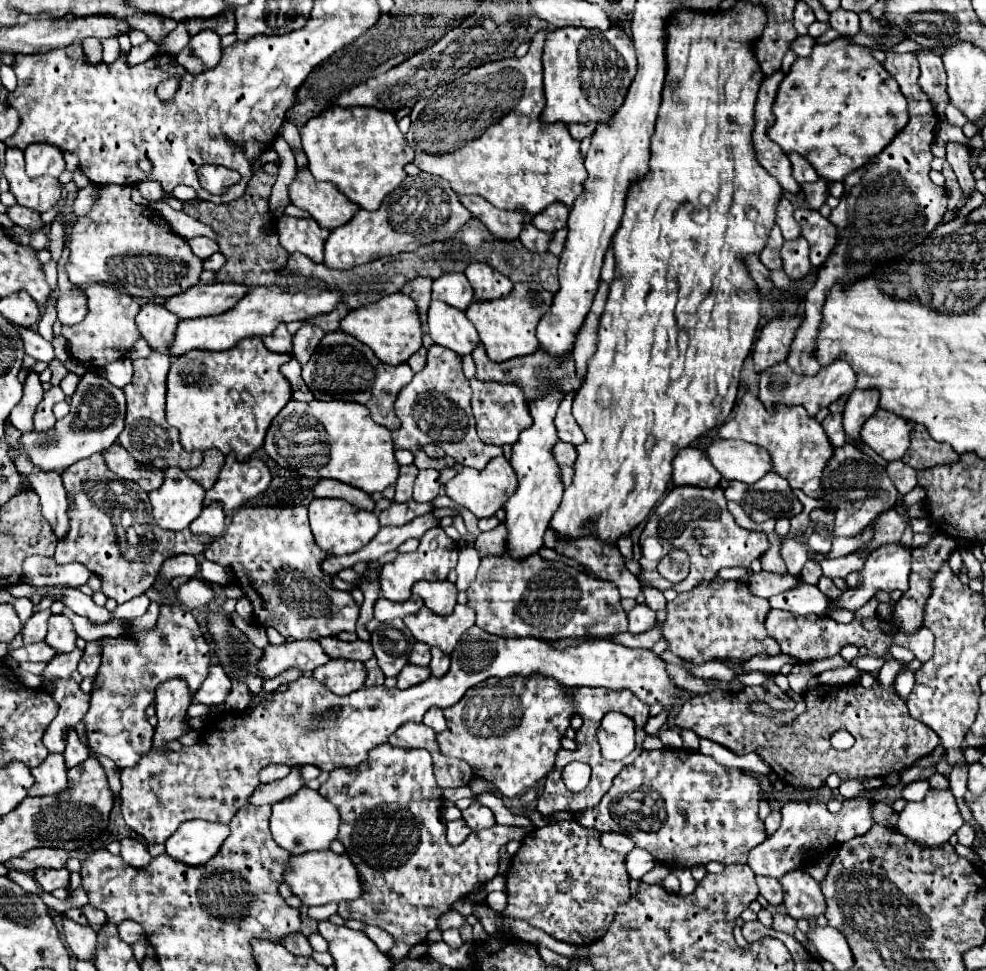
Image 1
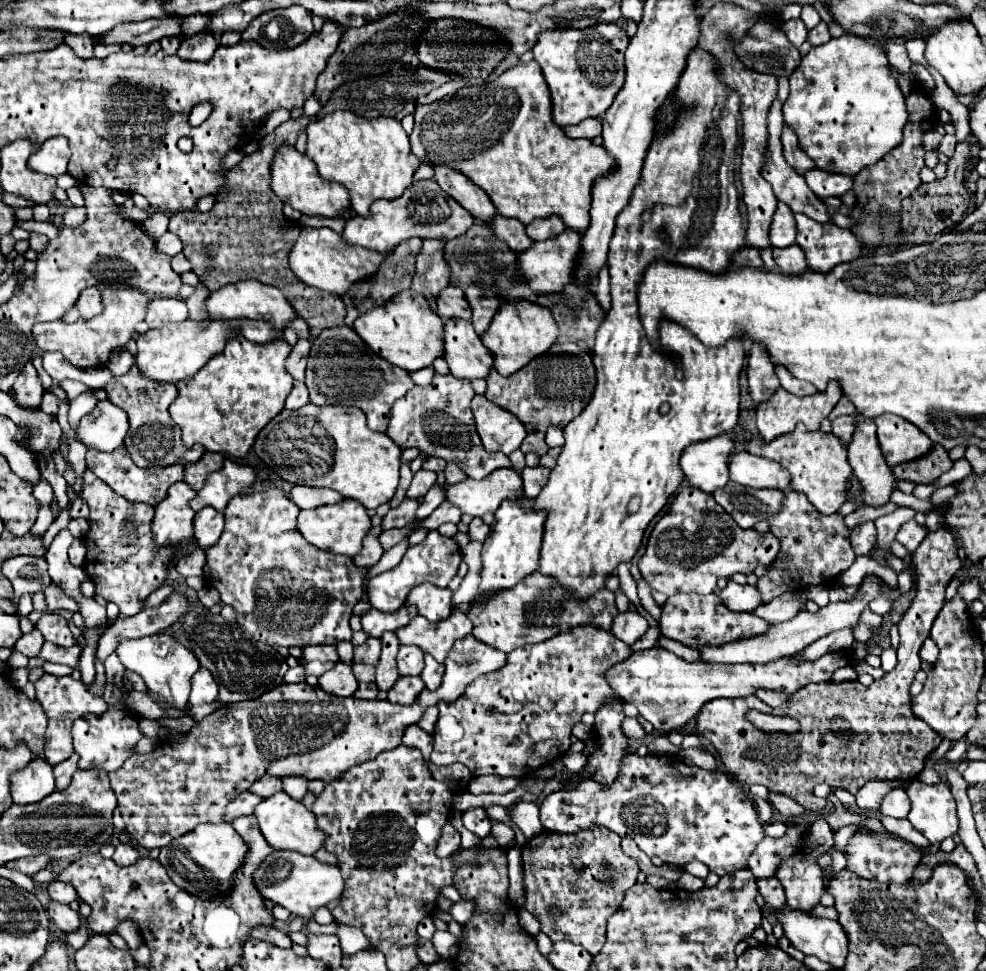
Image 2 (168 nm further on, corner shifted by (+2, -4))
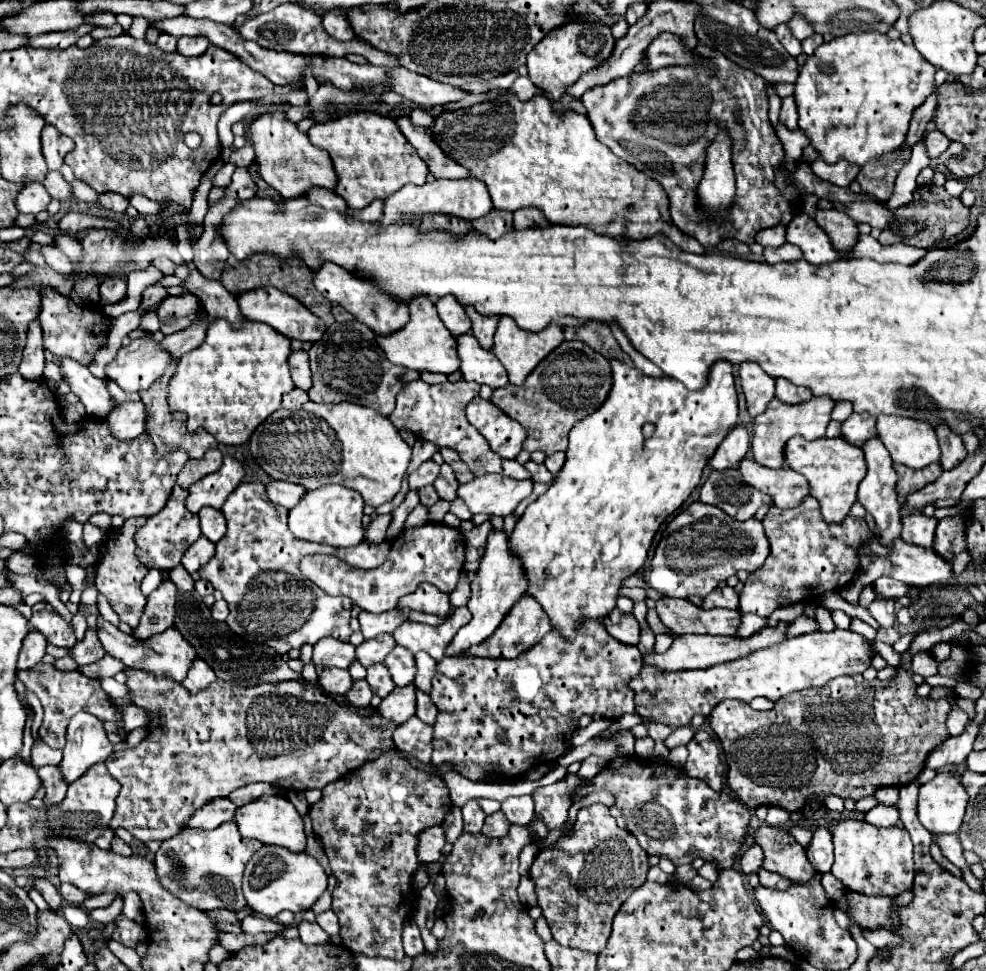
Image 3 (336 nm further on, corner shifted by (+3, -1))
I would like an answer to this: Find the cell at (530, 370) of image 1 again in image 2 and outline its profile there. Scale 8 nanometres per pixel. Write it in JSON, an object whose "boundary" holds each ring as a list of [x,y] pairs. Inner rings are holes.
{"boundary":[[[545,353],[509,377],[491,371],[485,381],[487,381],[485,397],[495,405],[517,415],[525,425],[527,437],[521,443],[521,451],[523,453],[535,451],[539,455],[545,455],[549,449],[545,445],[547,427],[549,425],[565,427],[573,417],[581,413],[585,403],[589,403],[589,397],[595,387],[595,371],[593,371],[591,357],[587,353],[585,355]]]}

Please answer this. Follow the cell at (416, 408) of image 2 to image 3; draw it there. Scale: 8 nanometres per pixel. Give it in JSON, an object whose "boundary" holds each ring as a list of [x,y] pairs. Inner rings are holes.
{"boundary":[[[414,380],[414,382],[404,384],[404,388],[398,392],[396,410],[390,414],[390,420],[396,428],[408,428],[418,438],[434,442],[438,448],[442,448],[442,446],[456,448],[460,458],[466,462],[466,466],[476,476],[502,474],[502,476],[508,476],[508,478],[514,478],[514,480],[532,478],[530,472],[522,464],[518,464],[516,460],[506,460],[506,458],[498,456],[496,452],[492,452],[486,438],[480,436],[476,432],[476,428],[466,420],[464,408],[478,392],[480,392],[480,384],[466,382],[466,380],[450,382],[448,392],[442,392],[440,386],[430,386],[424,380]]]}

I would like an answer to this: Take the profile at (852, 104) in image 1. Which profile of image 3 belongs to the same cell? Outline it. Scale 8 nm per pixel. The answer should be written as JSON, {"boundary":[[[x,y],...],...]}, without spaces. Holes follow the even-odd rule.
{"boundary":[[[852,32],[848,36],[840,36],[816,48],[814,56],[810,56],[800,68],[794,90],[800,114],[798,126],[806,132],[812,146],[826,162],[844,158],[862,166],[876,156],[892,152],[904,144],[912,112],[922,106],[930,94],[936,92],[934,74],[936,68],[928,64],[928,60],[924,60],[914,46],[908,46],[902,40],[892,40],[888,34]]]}

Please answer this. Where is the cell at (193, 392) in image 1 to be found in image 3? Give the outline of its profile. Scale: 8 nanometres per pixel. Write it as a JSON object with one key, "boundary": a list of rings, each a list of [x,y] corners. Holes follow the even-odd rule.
{"boundary":[[[218,318],[206,328],[204,342],[178,362],[178,372],[168,384],[168,404],[188,416],[188,430],[204,428],[220,444],[238,446],[248,440],[260,420],[280,408],[282,394],[294,388],[288,356],[290,340],[262,322],[246,320],[240,328]]]}

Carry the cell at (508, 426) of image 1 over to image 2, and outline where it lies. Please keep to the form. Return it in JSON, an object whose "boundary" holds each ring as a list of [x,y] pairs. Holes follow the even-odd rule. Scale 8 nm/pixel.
{"boundary":[[[485,395],[473,397],[471,411],[485,451],[501,451],[509,455],[519,449],[525,439],[525,427],[513,413],[489,403]]]}

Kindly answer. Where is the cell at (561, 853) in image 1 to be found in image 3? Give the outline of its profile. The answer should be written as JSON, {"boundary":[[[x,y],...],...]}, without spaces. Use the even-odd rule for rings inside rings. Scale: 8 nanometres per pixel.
{"boundary":[[[608,806],[580,808],[574,832],[542,850],[530,868],[552,938],[562,946],[600,952],[610,938],[612,918],[626,898],[646,882],[648,868],[648,854],[628,830],[616,826]]]}

